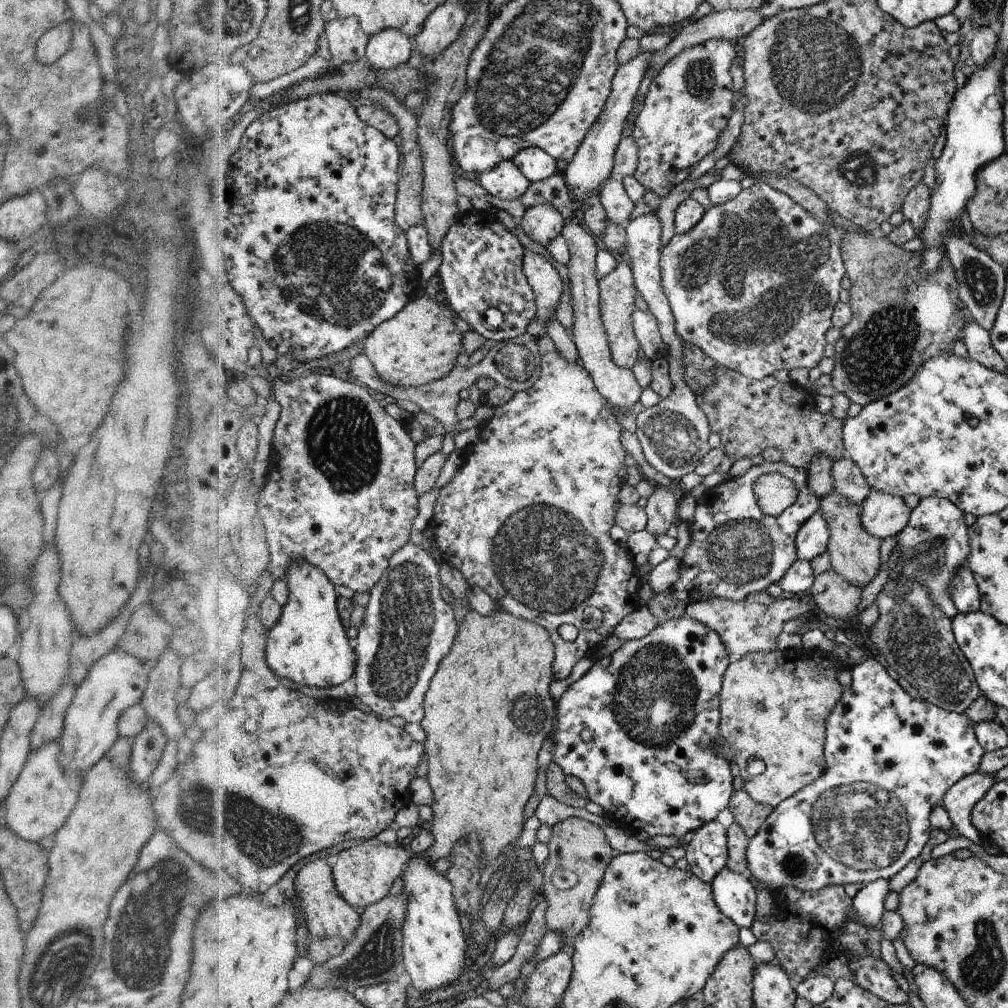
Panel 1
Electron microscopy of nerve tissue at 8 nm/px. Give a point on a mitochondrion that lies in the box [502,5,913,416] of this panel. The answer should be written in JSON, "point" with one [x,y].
{"point":[787,68]}

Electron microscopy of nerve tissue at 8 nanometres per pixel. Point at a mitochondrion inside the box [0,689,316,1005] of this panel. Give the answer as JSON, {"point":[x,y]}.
{"point":[155,900]}

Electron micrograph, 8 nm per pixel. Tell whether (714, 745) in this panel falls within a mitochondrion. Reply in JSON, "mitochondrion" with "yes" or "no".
{"mitochondrion":"no"}

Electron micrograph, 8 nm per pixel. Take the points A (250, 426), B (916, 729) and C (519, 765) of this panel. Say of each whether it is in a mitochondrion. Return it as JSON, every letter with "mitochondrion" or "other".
{"A":"other","B":"other","C":"other"}

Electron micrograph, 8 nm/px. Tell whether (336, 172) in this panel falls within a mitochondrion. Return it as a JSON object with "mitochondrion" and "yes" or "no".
{"mitochondrion":"no"}

